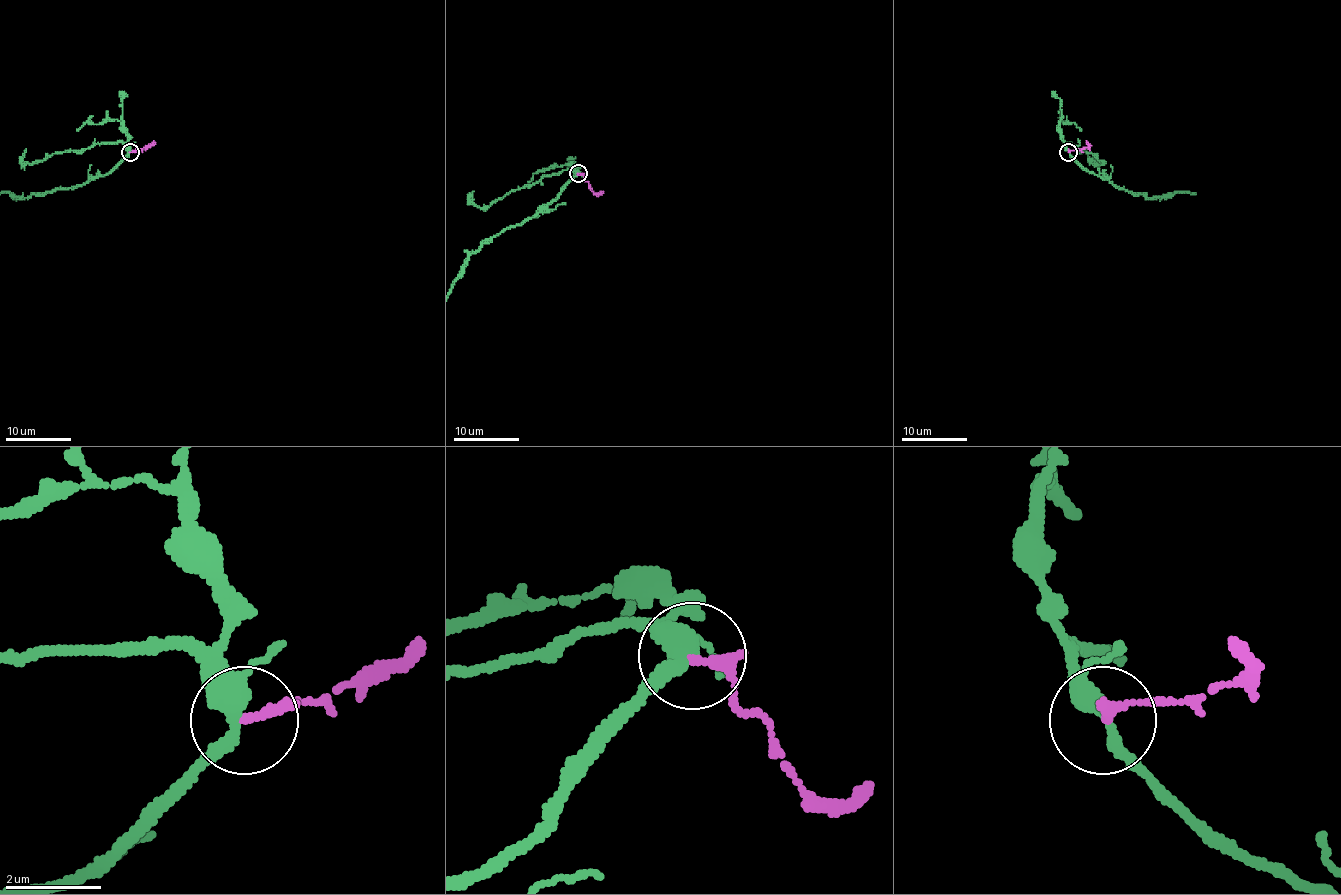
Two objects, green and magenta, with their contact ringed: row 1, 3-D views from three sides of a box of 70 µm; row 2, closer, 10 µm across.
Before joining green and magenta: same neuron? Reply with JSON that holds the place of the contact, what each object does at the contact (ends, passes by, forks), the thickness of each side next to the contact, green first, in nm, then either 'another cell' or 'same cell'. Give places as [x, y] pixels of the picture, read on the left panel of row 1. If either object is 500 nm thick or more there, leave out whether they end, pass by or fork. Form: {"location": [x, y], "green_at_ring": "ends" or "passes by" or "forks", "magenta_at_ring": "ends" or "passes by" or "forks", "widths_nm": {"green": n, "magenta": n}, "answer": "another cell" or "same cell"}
{"location": [130, 152], "green_at_ring": "forks", "magenta_at_ring": "ends", "widths_nm": {"green": 320, "magenta": 220}, "answer": "another cell"}

